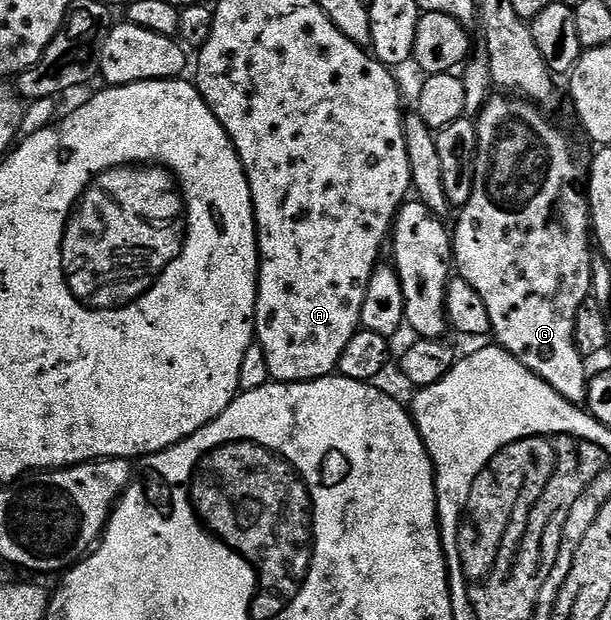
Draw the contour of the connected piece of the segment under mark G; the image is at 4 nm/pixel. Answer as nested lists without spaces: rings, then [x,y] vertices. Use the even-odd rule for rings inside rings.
[[[502,97],[506,99],[494,99],[482,111],[482,116],[477,116],[476,126],[478,128],[478,146],[474,161],[474,185],[472,187],[472,197],[457,212],[458,224],[452,227],[452,263],[457,274],[480,297],[484,297],[484,305],[488,305],[488,317],[490,318],[490,329],[497,346],[503,347],[512,357],[519,359],[524,366],[532,373],[536,373],[560,397],[564,397],[570,403],[579,405],[586,401],[586,384],[588,382],[588,370],[586,371],[587,360],[574,348],[574,330],[576,329],[576,313],[580,305],[584,305],[586,299],[591,298],[590,282],[592,281],[592,224],[590,221],[590,201],[585,190],[578,191],[578,182],[583,182],[584,167],[574,160],[574,147],[570,144],[570,139],[558,127],[550,124],[550,119],[545,115],[545,110],[539,109],[535,104],[517,97]]]

